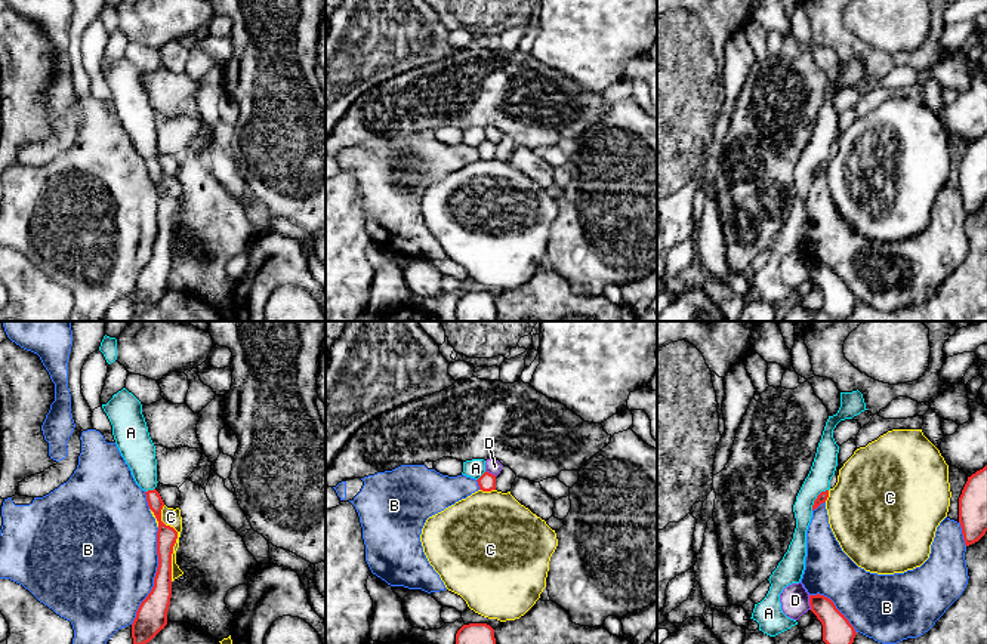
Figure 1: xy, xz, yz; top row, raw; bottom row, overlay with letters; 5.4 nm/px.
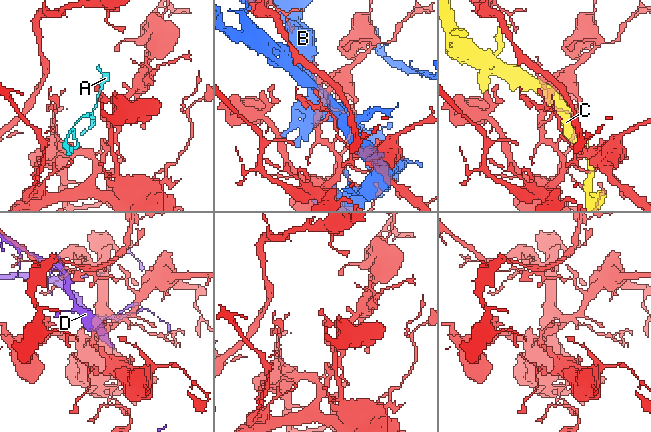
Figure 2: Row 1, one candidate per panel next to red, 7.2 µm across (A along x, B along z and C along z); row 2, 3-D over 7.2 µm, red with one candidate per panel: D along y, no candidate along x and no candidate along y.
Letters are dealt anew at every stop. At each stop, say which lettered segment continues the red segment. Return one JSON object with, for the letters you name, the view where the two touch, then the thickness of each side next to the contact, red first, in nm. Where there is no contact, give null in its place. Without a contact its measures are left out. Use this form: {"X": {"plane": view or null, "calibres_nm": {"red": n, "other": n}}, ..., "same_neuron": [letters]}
{"same_neuron": []}

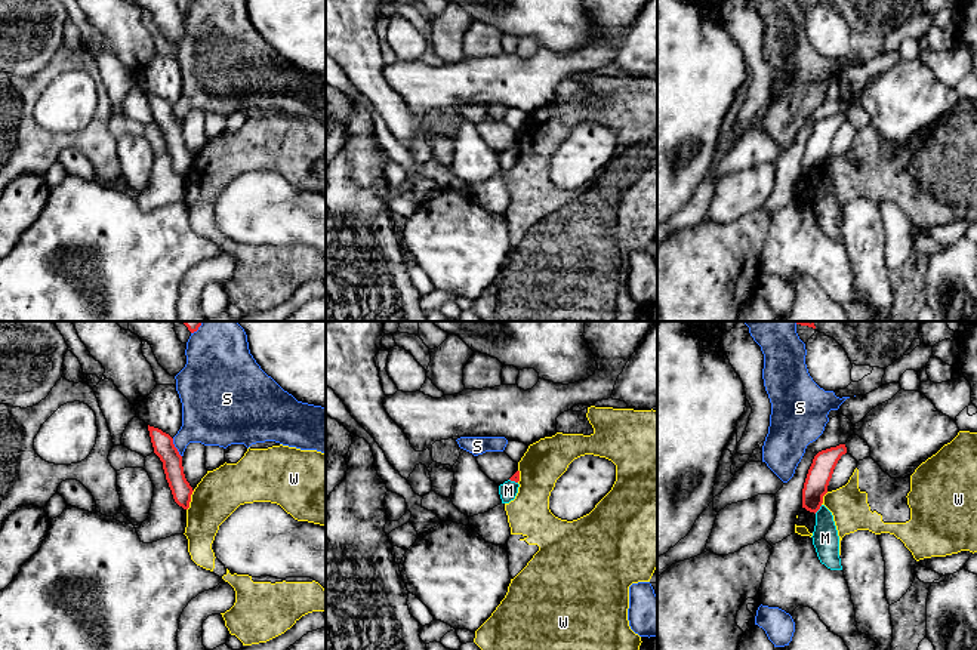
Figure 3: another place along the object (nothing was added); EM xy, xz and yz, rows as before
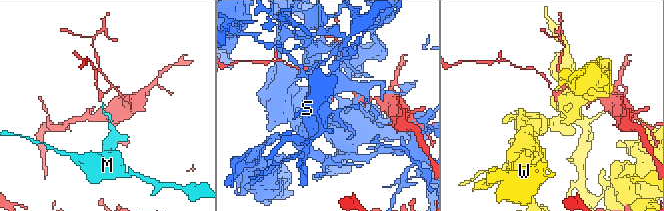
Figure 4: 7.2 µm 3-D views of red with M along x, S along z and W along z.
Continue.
{"same_neuron": []}

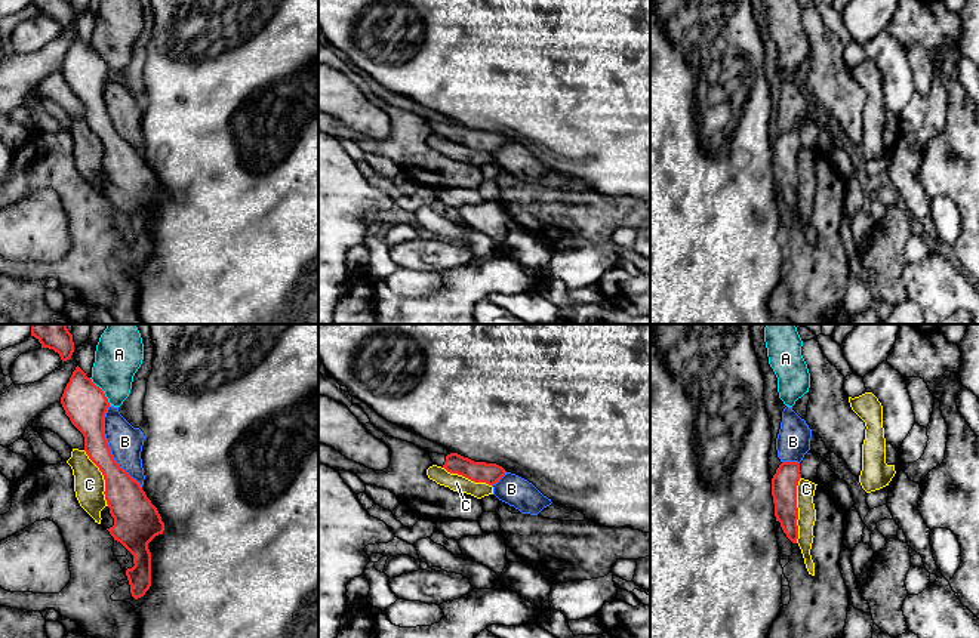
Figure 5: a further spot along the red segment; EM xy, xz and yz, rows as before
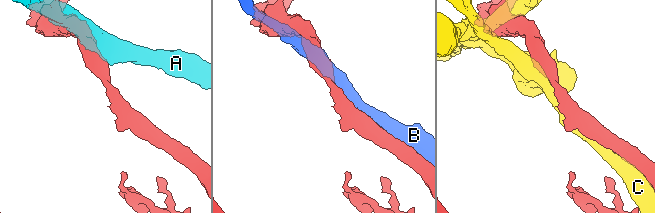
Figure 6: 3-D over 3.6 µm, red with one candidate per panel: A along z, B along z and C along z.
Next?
{"same_neuron": []}

